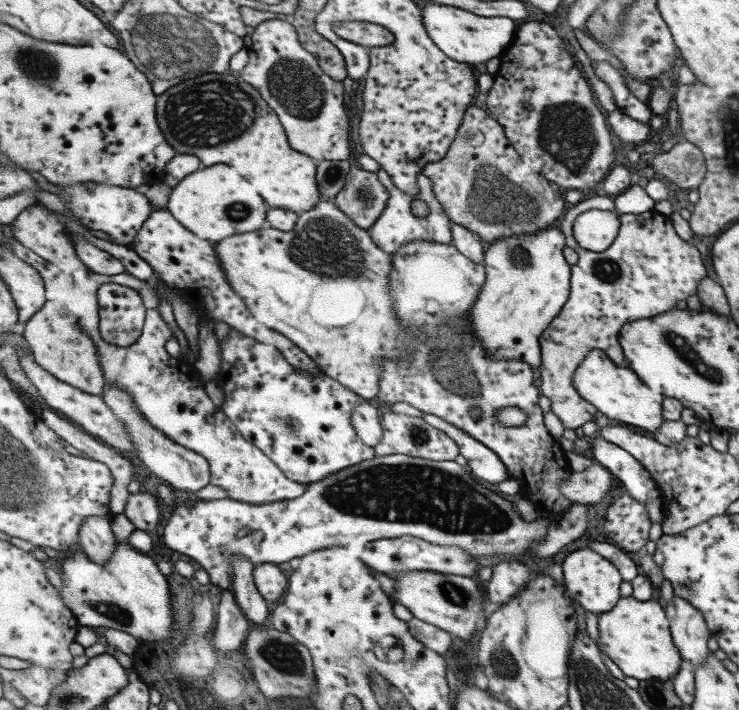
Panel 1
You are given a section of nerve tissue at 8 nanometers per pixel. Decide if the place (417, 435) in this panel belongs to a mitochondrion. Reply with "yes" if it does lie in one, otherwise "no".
yes

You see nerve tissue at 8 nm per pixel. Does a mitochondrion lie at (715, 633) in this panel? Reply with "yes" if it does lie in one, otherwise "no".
no

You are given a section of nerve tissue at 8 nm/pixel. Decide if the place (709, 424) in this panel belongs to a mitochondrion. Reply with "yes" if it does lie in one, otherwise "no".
no

